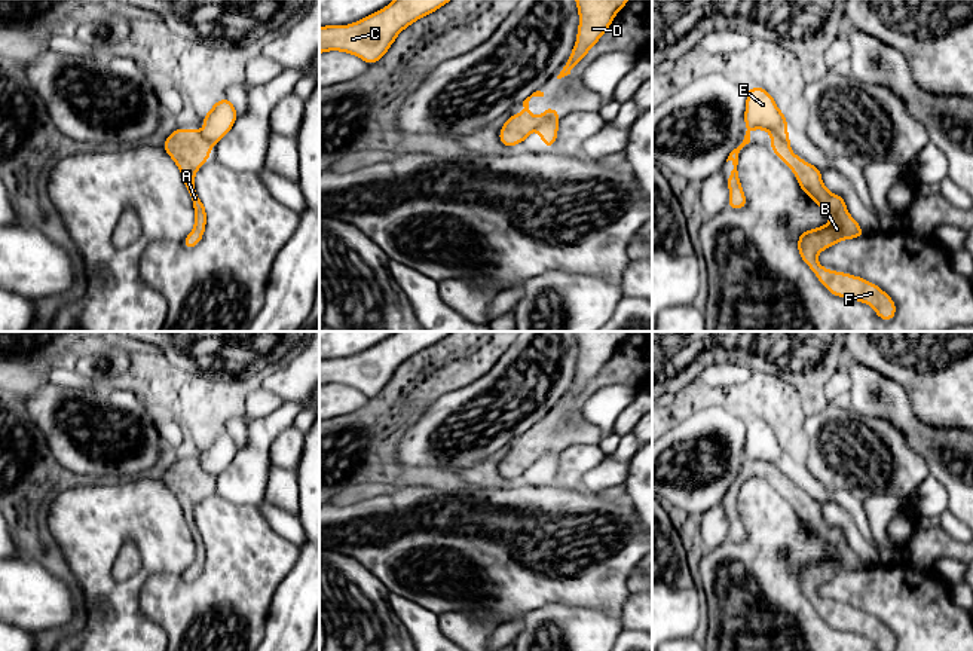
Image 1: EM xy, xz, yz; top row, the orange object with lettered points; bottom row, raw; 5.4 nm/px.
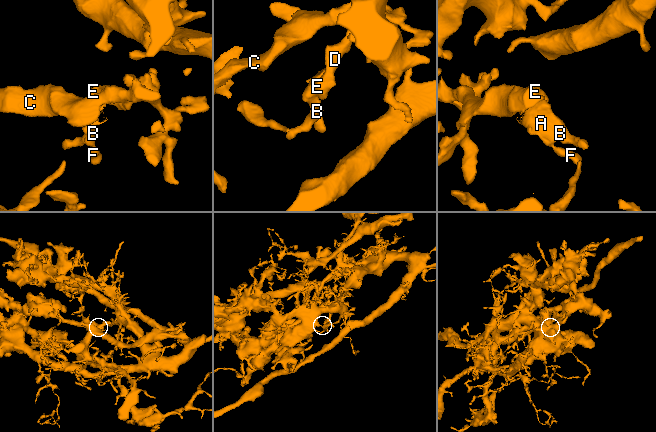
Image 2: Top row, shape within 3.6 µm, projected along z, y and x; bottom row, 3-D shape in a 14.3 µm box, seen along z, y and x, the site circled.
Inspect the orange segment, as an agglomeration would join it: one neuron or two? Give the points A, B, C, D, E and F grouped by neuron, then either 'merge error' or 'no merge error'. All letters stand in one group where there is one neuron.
A B F / C D E | merge error

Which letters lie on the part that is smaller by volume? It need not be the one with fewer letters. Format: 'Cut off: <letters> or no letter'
Cut off: A, B, F

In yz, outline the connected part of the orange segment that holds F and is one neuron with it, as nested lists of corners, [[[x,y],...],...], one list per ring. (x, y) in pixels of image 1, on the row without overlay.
[[[772,467],[771,483],[793,504],[799,520],[830,548],[827,557],[804,563],[798,569],[798,584],[804,596],[811,600],[820,617],[833,629],[868,636],[879,651],[894,651],[896,636],[876,617],[862,609],[829,603],[817,595],[820,584],[833,580],[839,574],[865,569],[860,557],[848,547],[844,531],[830,526],[821,514],[821,504],[796,489],[789,477]]]

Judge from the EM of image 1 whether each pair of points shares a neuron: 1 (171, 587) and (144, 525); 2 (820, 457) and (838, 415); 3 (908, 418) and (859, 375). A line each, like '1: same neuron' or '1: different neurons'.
1: different neurons
2: same neuron
3: same neuron

